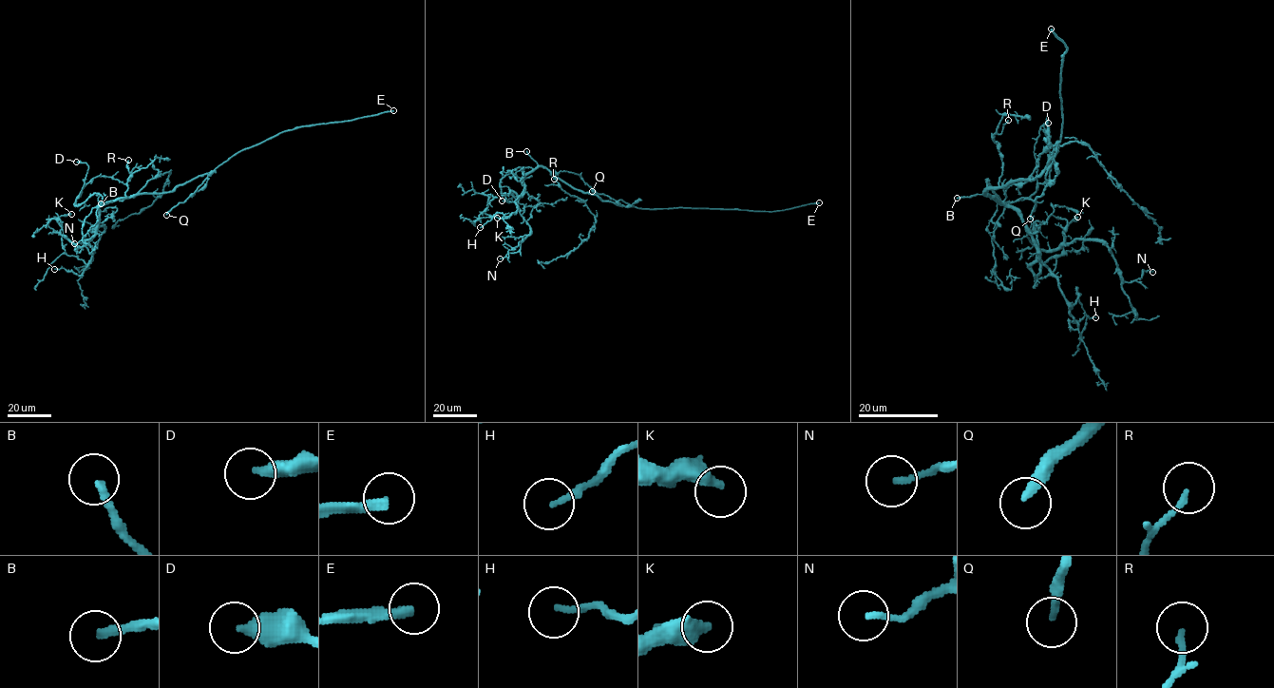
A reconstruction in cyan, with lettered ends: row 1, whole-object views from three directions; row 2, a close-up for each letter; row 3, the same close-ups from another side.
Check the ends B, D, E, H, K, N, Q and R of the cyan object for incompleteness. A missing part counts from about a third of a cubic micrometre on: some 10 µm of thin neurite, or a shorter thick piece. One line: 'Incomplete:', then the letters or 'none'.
Incomplete: B, E, K, Q

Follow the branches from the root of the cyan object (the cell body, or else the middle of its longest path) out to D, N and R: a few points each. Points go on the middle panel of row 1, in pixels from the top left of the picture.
D: (598, 197), (574, 189), (541, 166), (519, 167), (501, 180), (501, 193), (514, 196), (502, 200)
N: (598, 197), (536, 166), (523, 178), (517, 204), (530, 233), (517, 252), (500, 258)
R: (598, 197), (574, 189), (551, 175), (556, 173), (554, 170), (554, 179)

